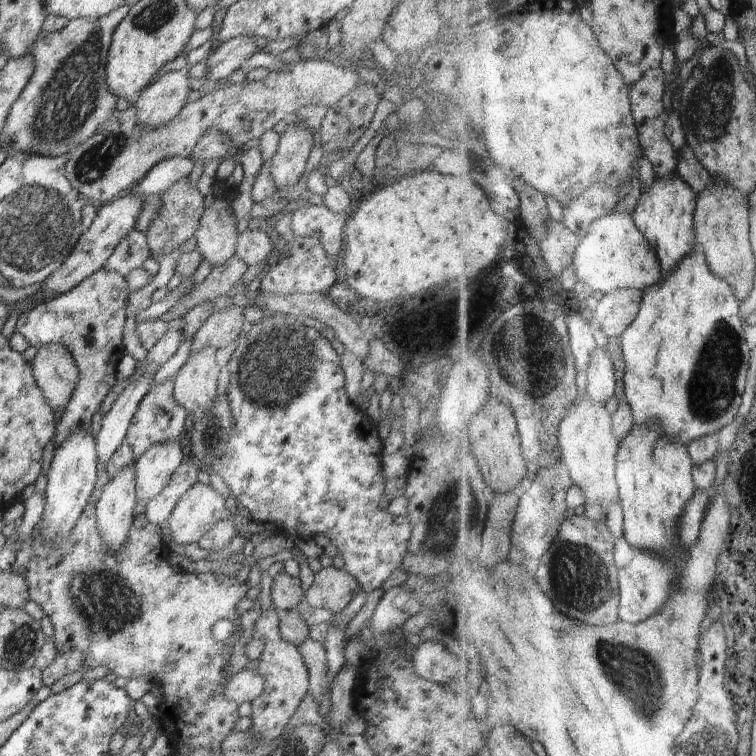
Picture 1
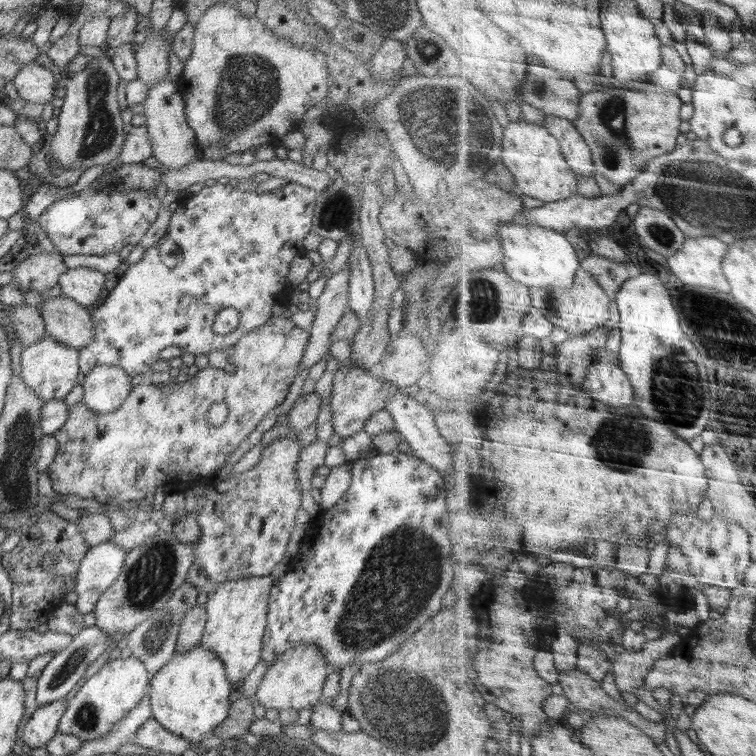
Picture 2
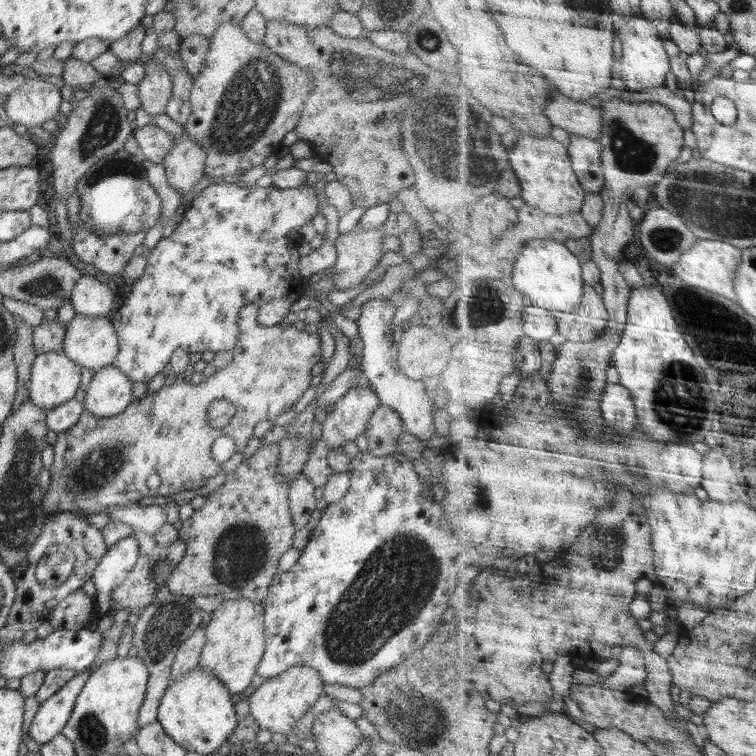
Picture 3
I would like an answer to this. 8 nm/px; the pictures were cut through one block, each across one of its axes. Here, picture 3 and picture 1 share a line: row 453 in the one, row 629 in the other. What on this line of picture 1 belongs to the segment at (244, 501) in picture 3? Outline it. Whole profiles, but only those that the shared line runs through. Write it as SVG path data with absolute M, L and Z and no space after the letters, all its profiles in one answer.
M267 611L256 620L254 638L264 638L266 648L258 662L257 672L265 681L262 695L253 701L252 728L248 731L258 735L257 742L274 741L282 734L290 718L296 713L302 700L309 694L309 671L300 652L279 634L279 618L274 611Z

